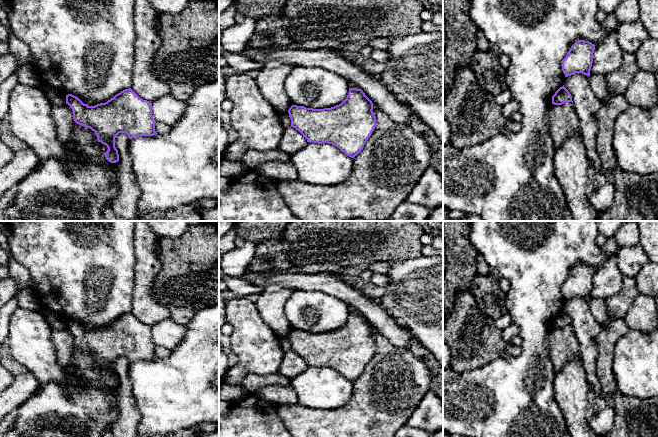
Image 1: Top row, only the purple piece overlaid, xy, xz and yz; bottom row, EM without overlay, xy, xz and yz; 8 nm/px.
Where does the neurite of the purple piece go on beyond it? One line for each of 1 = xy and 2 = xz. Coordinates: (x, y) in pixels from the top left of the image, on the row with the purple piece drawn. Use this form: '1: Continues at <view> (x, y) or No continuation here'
1: No continuation here
2: No continuation here

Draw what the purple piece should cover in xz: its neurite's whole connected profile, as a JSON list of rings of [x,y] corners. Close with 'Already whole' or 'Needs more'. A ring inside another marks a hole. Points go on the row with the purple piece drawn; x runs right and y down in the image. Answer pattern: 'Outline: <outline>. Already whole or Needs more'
Outline: [[[349,88],[346,99],[331,108],[313,109],[292,105],[289,110],[291,127],[298,130],[307,142],[328,143],[338,147],[347,156],[354,158],[363,149],[376,126],[373,103],[361,89]]]. Already whole

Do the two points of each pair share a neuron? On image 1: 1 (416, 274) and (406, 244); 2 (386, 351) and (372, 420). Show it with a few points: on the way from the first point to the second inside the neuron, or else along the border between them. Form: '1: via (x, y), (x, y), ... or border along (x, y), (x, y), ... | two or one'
1: border along (420, 255), (414, 258), (389, 262) | two
2: via (386, 368), (386, 382), (383, 385), (381, 403) | one

